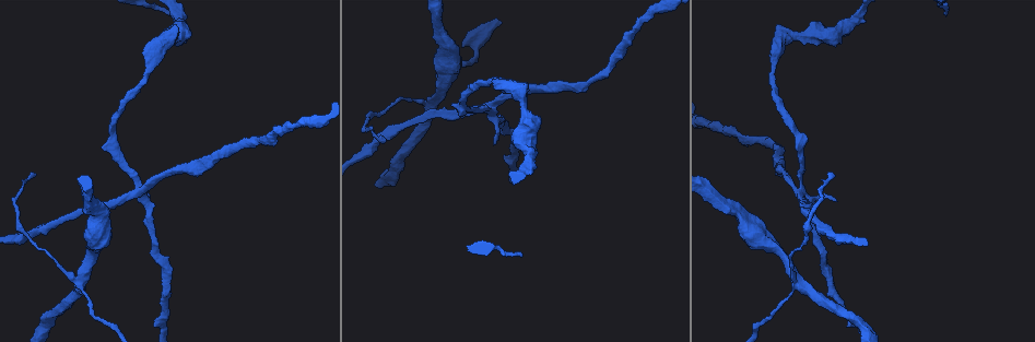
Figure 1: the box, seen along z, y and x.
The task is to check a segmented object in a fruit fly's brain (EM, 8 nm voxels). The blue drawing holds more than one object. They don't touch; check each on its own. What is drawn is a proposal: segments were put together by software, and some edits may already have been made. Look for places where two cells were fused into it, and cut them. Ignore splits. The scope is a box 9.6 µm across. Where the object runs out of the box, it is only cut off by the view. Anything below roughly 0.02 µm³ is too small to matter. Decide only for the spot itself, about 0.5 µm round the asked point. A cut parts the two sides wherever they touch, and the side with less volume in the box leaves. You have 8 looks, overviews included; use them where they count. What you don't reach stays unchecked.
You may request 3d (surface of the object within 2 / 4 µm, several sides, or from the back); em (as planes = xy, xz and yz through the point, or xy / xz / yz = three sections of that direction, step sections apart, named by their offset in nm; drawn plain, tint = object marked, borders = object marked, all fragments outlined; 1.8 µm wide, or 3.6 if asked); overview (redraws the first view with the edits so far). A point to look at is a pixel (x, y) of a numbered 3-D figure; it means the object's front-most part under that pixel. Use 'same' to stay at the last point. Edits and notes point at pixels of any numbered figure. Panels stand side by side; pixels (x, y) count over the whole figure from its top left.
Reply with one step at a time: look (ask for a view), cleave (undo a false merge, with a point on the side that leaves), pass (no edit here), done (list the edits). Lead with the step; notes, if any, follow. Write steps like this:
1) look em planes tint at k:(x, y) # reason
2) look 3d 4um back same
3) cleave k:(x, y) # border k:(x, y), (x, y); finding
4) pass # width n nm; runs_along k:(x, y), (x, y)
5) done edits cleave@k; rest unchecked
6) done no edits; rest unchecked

look em 3.6um planes tint at 1:(748, 226) # sudden change in width

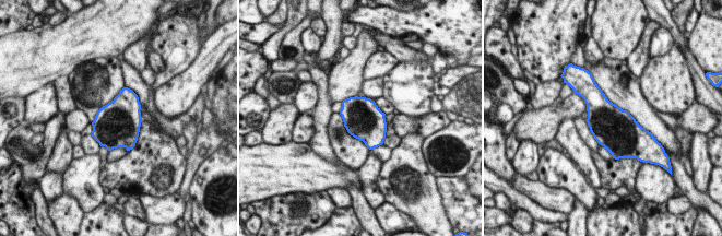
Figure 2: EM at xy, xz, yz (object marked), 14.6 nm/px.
pass # all the same cell

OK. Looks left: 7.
look em xy step 4 tint at 1:(489, 108)

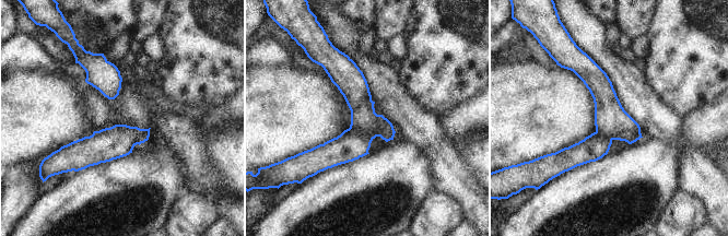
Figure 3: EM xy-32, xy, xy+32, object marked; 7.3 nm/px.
look em planes tint same

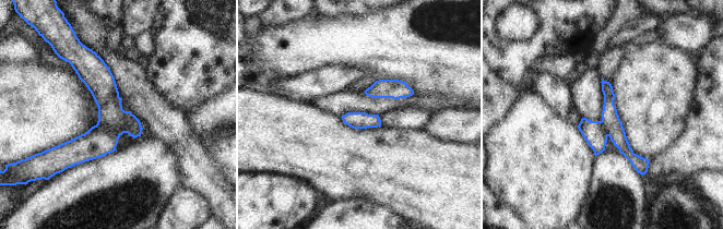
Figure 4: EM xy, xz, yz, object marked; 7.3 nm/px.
cleave 4:(98, 141) # two cells meet here

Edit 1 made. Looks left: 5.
look overview

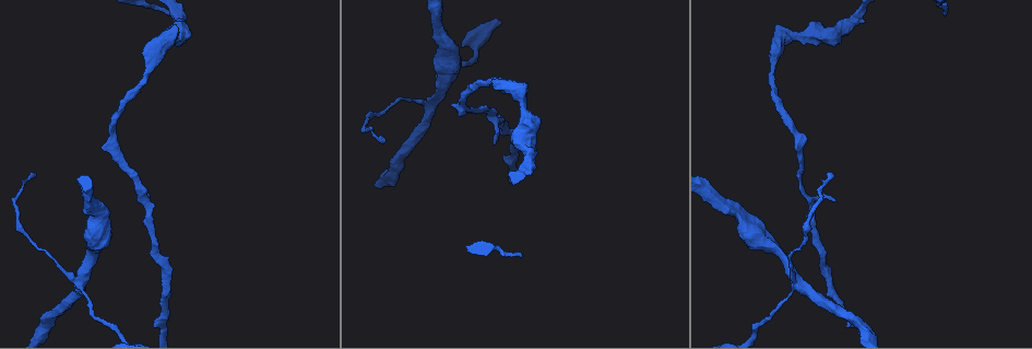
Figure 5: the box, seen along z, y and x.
look 3d 4um at 5:(84, 280) # looks like a crossing

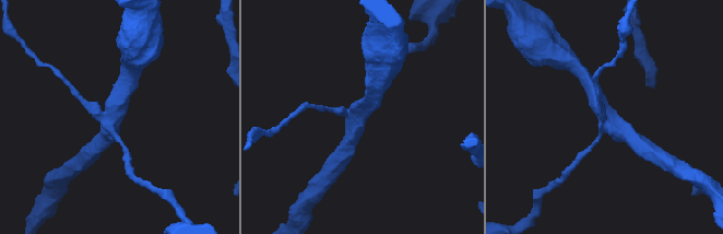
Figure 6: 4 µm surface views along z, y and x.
look em yz step 8 tint at 6:(359, 115) # arms 4; need the tissue

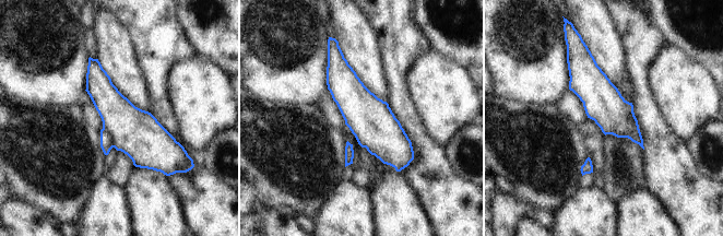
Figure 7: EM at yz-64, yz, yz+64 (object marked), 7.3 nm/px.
cleave 7:(106, 141) # width 300 nm; two cells meet here

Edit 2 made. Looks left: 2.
done edits cleave@4, cleave@7; rest unchecked

